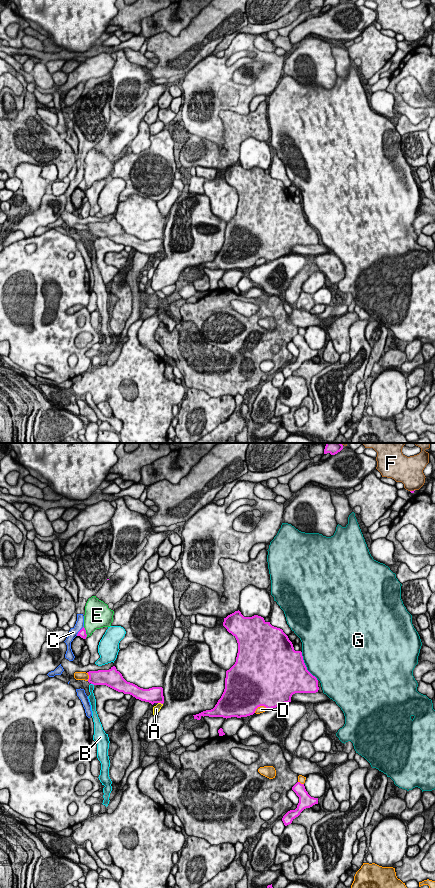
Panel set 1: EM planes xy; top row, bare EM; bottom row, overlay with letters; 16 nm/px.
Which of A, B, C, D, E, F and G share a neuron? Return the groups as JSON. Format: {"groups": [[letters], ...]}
{"groups": [["A"], ["B"], ["C", "F"], ["D"], ["E"], ["G"]]}

